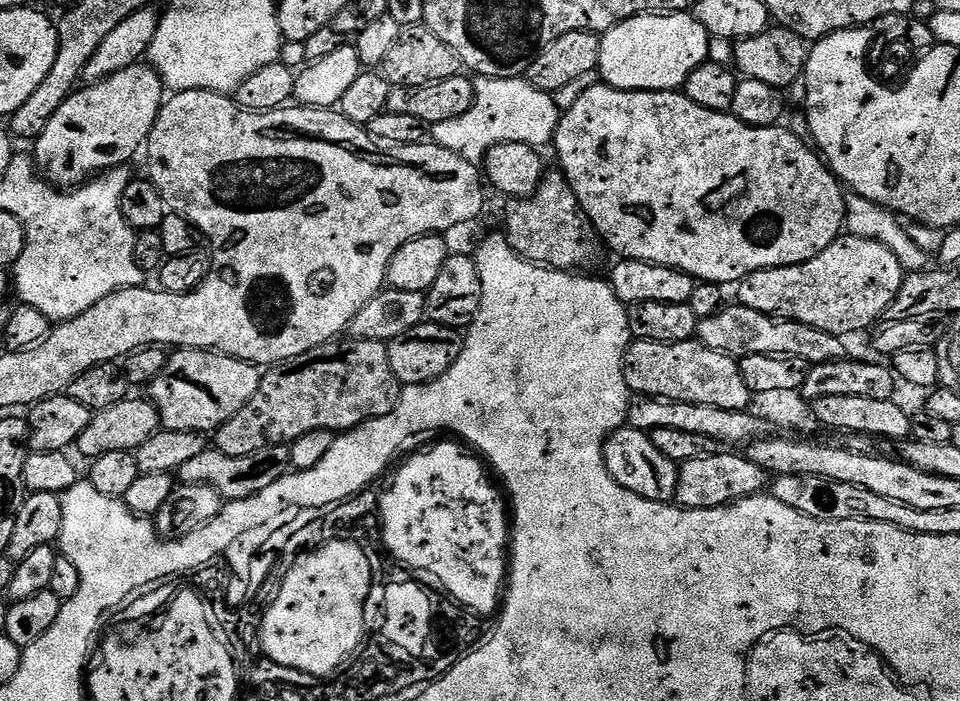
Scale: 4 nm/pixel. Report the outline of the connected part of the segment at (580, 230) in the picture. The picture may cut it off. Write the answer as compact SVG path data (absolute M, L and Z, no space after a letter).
M545 171L531 196L512 198L507 204L508 209L504 212L506 238L523 260L543 264L546 268L588 270L599 258L602 249L600 235L588 215L580 211L578 198L563 172Z

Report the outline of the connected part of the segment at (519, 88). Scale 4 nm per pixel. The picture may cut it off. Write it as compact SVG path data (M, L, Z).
M485 76L477 79L475 86L476 97L466 114L450 118L450 122L431 125L431 143L467 157L473 155L472 148L483 149L502 142L522 142L533 146L553 143L562 115L553 93L538 90L524 78L507 80Z

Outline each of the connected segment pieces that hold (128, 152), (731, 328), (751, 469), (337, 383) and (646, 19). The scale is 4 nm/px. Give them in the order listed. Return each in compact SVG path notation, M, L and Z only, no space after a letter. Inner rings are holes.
M144 62L129 64L127 68L111 72L105 80L97 80L95 84L80 86L72 95L58 106L54 118L46 130L34 142L34 163L41 176L49 184L68 190L79 186L89 178L108 171L109 168L119 168L129 163L128 159L136 151L143 149L148 142L148 135L158 118L160 108L166 99L164 81L156 69Z
M739 302L729 303L720 309L718 314L710 314L710 318L702 318L696 326L695 339L710 350L725 352L728 356L739 358L766 354L767 356L799 356L805 364L821 364L845 359L845 341L841 337L830 334L826 330L818 330L814 326L799 324L793 320L779 320L766 314L758 314L758 310L750 310Z
M721 450L713 456L699 456L683 461L679 465L678 490L675 503L681 508L717 508L723 504L734 504L738 500L744 500L748 496L759 496L765 491L769 483L769 473L764 472L754 462L750 462L747 455L740 456L736 450Z
M337 338L326 344L319 344L306 354L284 360L280 364L271 365L261 375L258 391L254 398L234 414L214 433L214 446L222 450L222 454L230 454L234 458L242 458L242 454L257 452L272 444L292 443L302 434L310 434L314 430L326 430L333 434L349 432L374 418L382 418L398 406L402 385L399 378L390 370L390 354L387 343L383 340L353 340Z
M691 11L665 12L635 16L615 24L600 36L600 79L603 83L627 92L674 92L683 89L686 78L708 59L709 34Z

